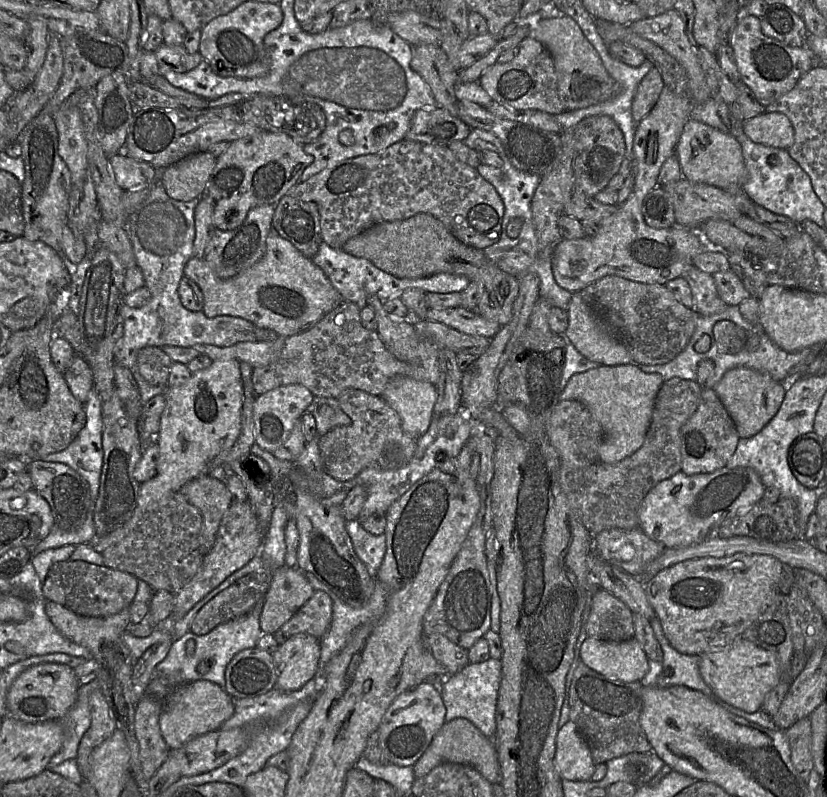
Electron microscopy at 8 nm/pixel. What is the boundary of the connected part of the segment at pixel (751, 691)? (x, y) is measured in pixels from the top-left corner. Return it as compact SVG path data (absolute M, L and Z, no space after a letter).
M743 637L736 638L729 648L701 655L699 672L718 697L749 713L762 709L766 695L781 679L776 655Z

